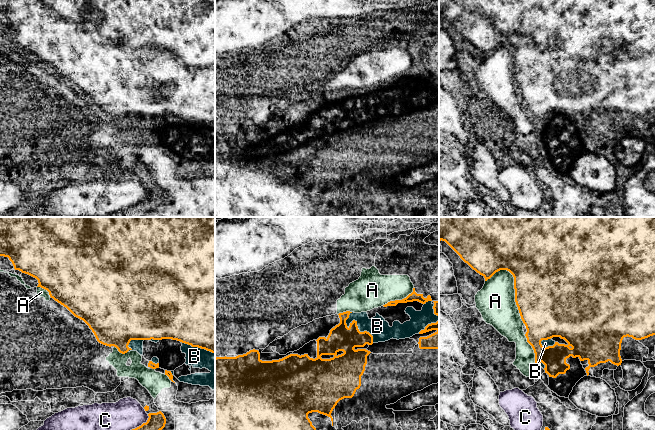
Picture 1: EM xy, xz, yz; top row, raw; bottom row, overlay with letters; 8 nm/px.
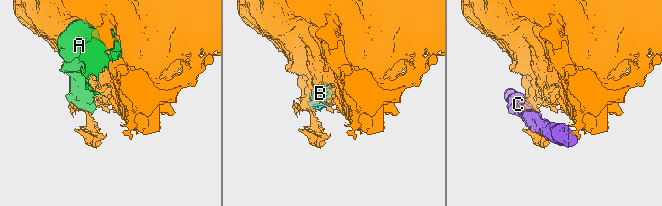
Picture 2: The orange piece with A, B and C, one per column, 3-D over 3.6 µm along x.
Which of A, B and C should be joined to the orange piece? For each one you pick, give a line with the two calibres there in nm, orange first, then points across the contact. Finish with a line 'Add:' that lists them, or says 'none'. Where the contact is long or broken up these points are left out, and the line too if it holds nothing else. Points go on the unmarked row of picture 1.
Add: none

